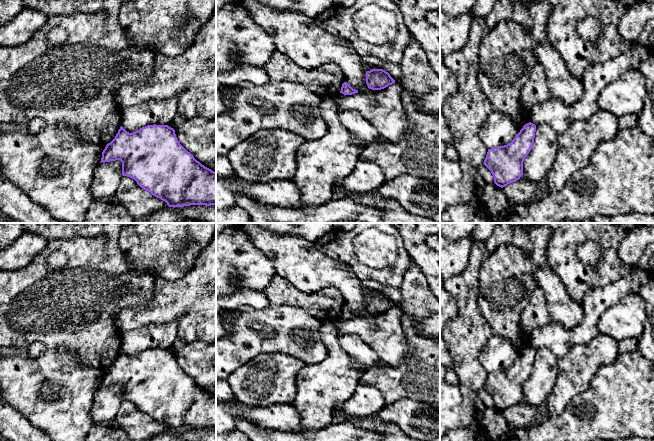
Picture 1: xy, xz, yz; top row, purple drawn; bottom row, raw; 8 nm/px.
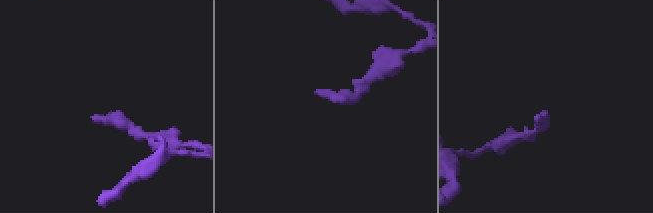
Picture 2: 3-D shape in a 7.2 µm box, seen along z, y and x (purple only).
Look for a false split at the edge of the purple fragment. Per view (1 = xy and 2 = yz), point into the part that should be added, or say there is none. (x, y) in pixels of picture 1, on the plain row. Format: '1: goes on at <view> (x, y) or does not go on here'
1: does not go on here
2: does not go on here

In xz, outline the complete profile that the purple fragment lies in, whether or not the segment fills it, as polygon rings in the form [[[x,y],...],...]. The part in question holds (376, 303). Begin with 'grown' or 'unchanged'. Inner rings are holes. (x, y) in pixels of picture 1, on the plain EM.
unchanged | [[[372,293],[366,296],[366,308],[369,313],[381,314],[395,307],[395,304],[383,293]]]

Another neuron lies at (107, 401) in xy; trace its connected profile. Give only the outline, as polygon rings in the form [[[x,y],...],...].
[[[120,384],[100,387],[91,407],[91,418],[94,424],[106,424],[115,420],[122,401]]]

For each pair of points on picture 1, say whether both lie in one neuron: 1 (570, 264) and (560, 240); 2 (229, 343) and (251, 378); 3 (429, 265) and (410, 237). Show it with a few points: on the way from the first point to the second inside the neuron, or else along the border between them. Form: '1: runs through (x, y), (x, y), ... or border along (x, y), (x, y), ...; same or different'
1: runs through (568, 258), (562, 252), (562, 246); same
2: border along (263, 353), (250, 358), (226, 378); different
3: runs through (424, 258), (411, 244); same

